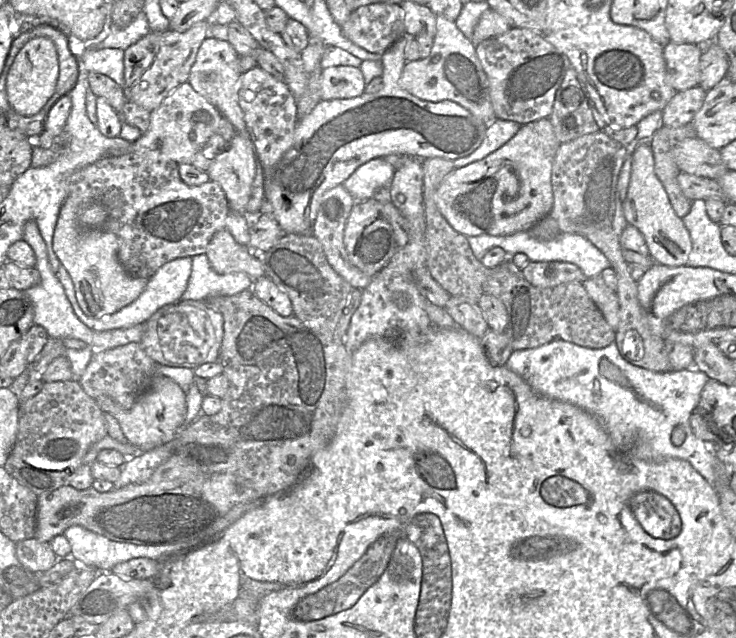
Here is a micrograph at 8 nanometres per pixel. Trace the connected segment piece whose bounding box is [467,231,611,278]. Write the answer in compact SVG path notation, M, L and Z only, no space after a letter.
M516 232L504 236L479 235L467 237L470 248L477 260L481 261L484 255L494 247L502 248L509 257L517 253L528 256L531 262L560 261L577 265L586 278L600 275L610 266L607 257L586 237L578 234L561 233L552 240L544 241L533 237L529 232Z

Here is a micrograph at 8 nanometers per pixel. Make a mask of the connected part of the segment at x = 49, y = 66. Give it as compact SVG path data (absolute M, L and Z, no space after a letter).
M45 31L28 41L19 51L6 81L7 99L13 110L22 116L37 114L52 97L59 76L58 52L60 45Z

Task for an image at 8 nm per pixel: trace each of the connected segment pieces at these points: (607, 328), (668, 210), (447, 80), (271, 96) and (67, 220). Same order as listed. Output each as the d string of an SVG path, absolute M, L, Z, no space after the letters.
M507 259L491 269L483 284L483 291L505 305L508 324L504 333L508 336L513 351L536 348L556 339L595 349L604 348L615 341L615 331L592 301L583 283L536 287L525 279L522 270L511 259Z
M650 140L631 149L632 171L627 197L623 202L627 222L644 236L651 258L656 264L669 267L687 264L692 250L690 233L670 203L667 192L655 173L655 160Z
M436 15L436 35L430 54L425 59L406 62L401 75L401 86L421 100L453 101L486 125L496 119L487 76L477 58L475 44L463 35L455 22L443 16Z
M256 66L243 73L238 87L238 103L243 112L257 164L264 170L272 168L292 146L297 123L295 98L285 82Z
M68 195L61 206L53 236L54 252L72 280L76 300L89 318L111 315L136 300L149 279L130 275L118 258L119 242L115 234L103 227L84 228L78 224L78 214L86 204L78 195Z

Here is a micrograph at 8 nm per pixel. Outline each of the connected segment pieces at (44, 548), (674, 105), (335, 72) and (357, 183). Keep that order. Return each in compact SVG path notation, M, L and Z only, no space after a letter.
M35 538L17 542L16 556L22 566L33 573L47 571L58 560L50 543L40 542Z
M700 86L676 92L663 109L662 124L673 128L690 124L701 109L706 93Z
M332 66L322 69L320 96L322 100L349 99L364 94L364 77L360 67Z
M373 158L359 166L344 182L344 188L357 201L373 198L375 193L389 187L396 169L383 158Z

